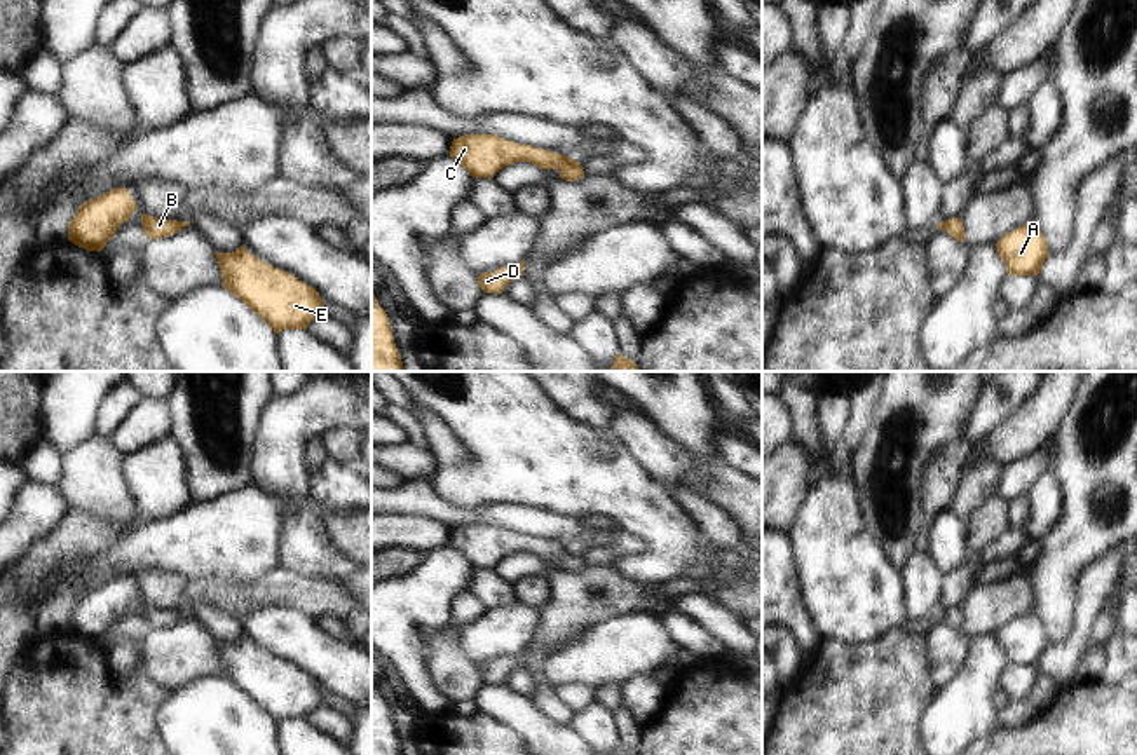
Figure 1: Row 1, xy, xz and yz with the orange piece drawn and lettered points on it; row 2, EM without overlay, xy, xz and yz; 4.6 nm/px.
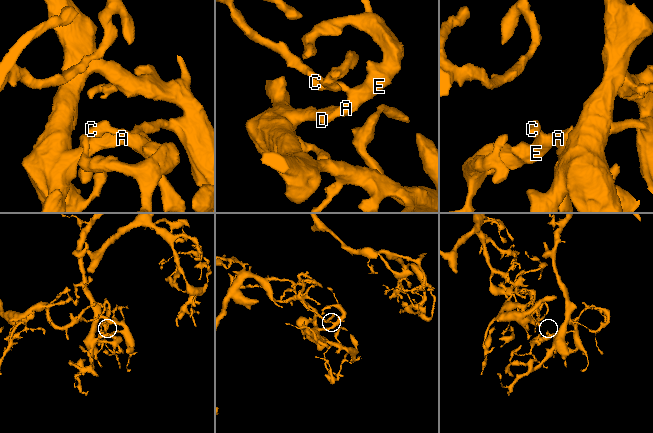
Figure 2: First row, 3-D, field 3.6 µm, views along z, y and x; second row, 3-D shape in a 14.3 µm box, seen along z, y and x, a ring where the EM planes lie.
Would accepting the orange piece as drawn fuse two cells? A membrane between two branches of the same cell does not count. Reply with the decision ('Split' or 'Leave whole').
Leave whole.

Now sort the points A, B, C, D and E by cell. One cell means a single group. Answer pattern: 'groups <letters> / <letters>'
groups A B C D E

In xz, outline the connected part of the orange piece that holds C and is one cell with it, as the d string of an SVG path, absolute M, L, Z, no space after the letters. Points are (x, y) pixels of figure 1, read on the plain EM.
M466 525L453 528L450 548L473 568L492 570L497 561L514 553L532 553L539 560L558 560L560 568L575 572L584 567L581 553L551 541L518 535L497 525Z

